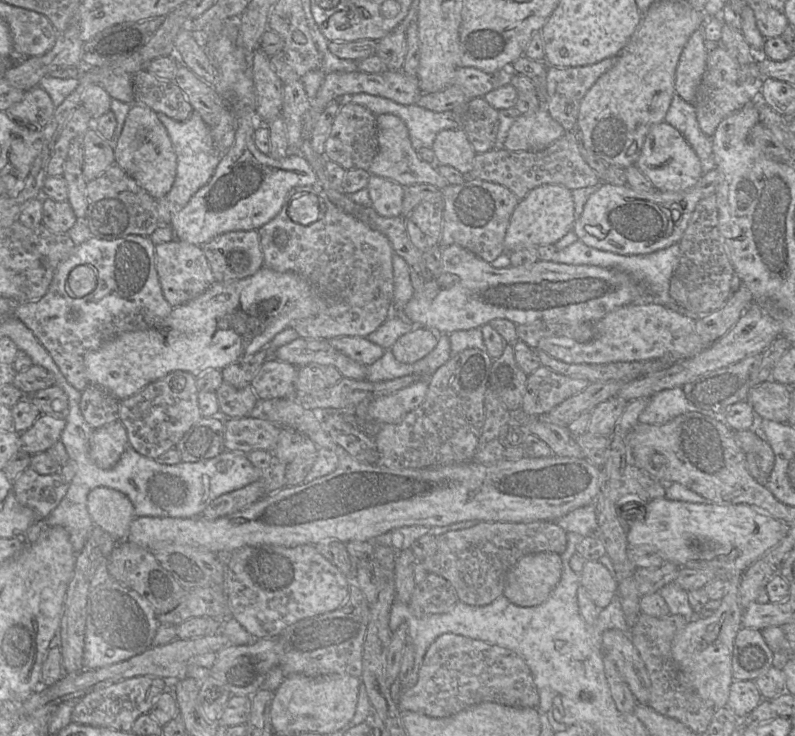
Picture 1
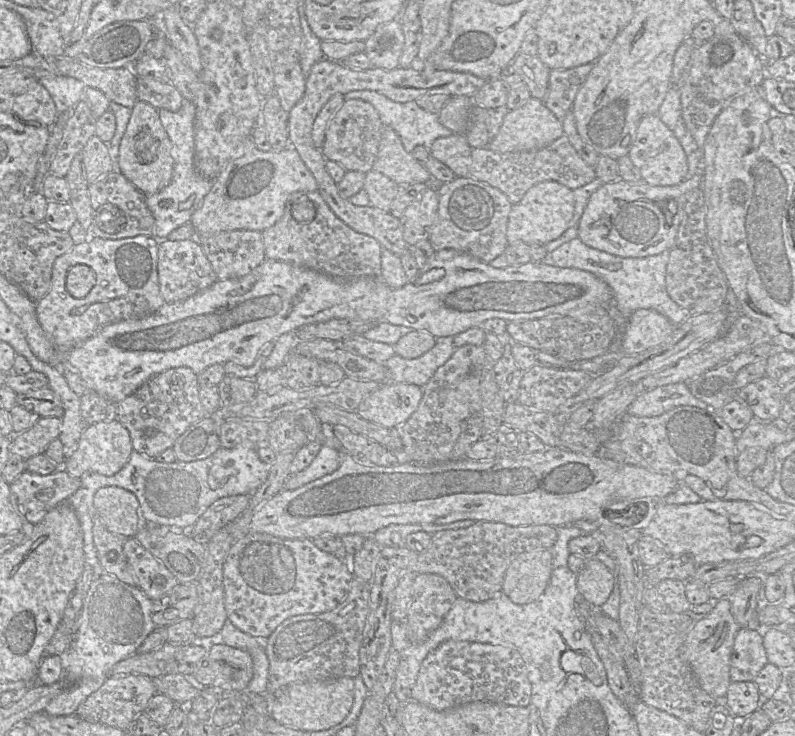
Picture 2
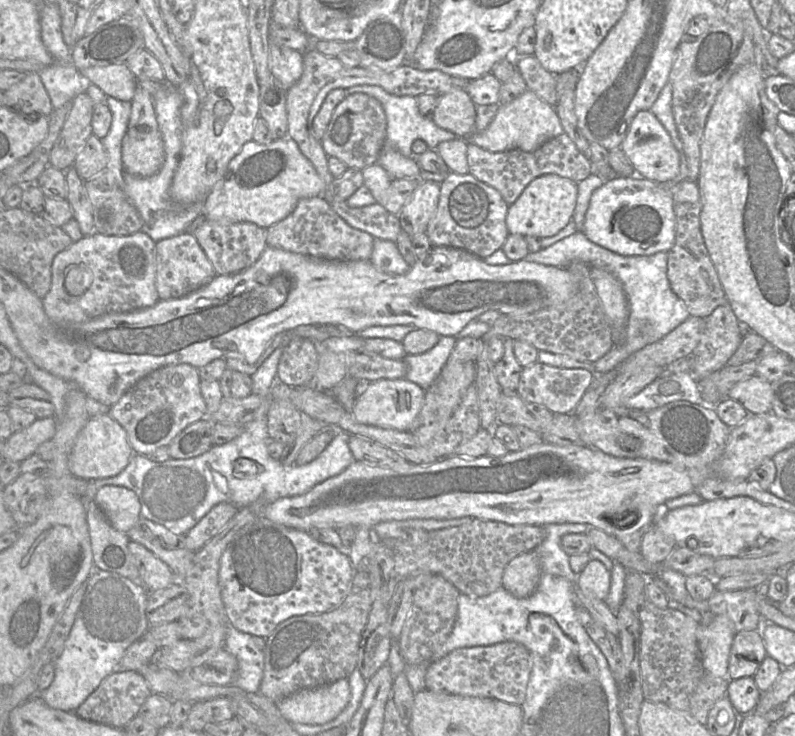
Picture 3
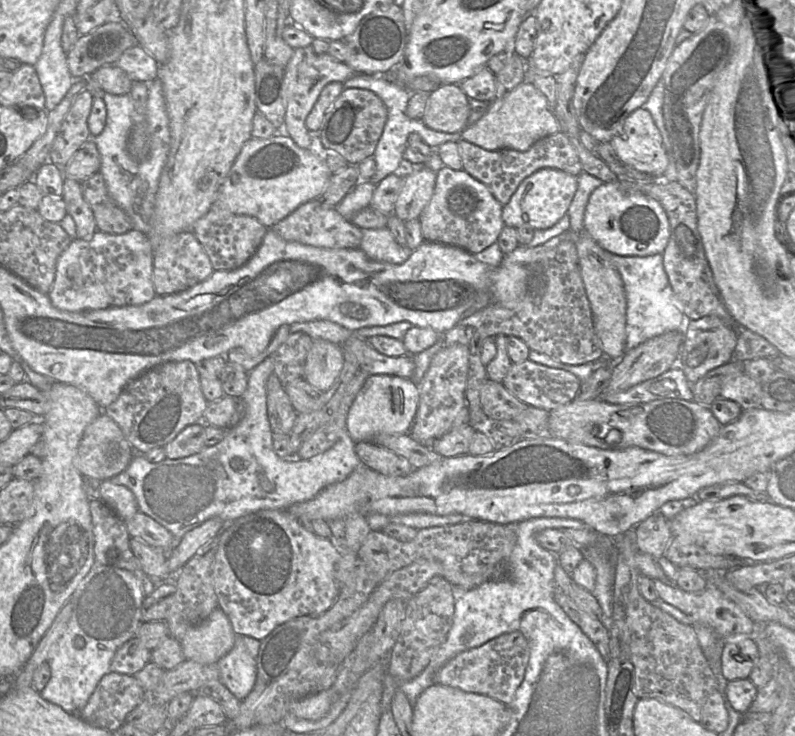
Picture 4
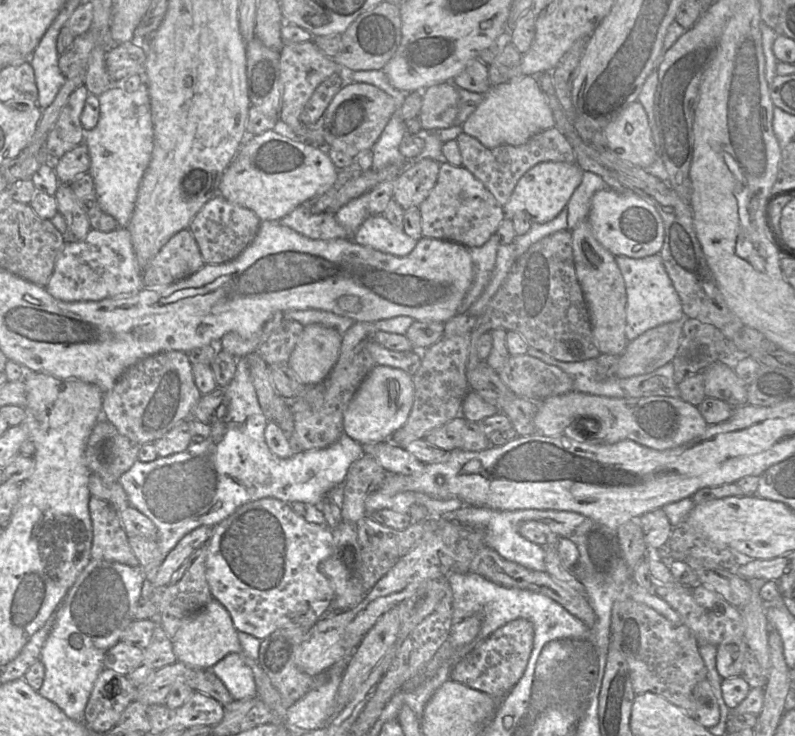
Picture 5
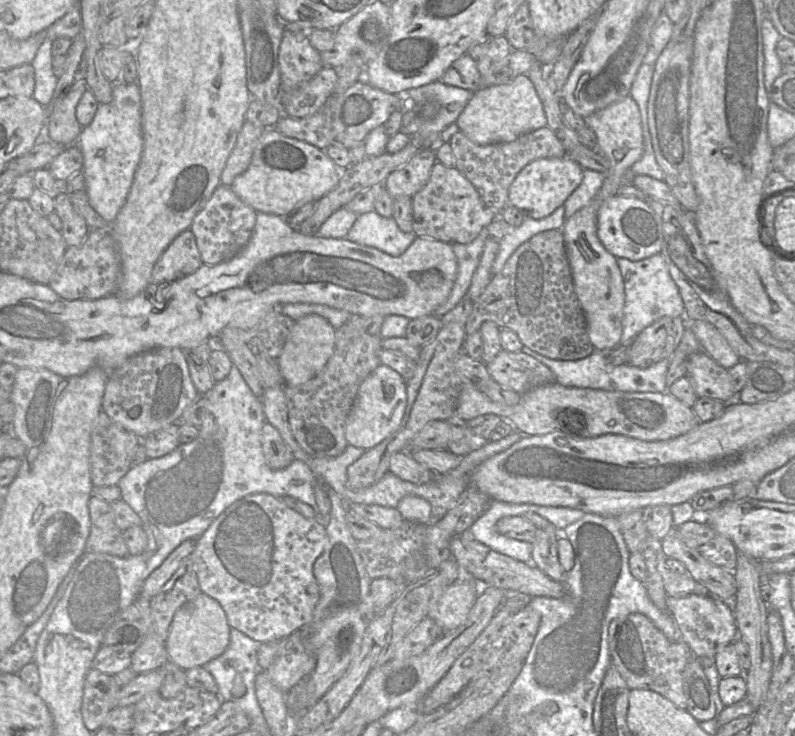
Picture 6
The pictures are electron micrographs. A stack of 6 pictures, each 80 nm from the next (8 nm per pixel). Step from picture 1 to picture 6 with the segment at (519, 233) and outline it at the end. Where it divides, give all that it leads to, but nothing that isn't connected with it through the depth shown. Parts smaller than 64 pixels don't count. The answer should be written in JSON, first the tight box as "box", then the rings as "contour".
{"box":[507,157,583,219],"contour":[[[569,157],[540,158],[527,164],[516,176],[508,190],[507,204],[518,208],[524,216],[542,219],[564,205],[583,180],[583,168]]]}

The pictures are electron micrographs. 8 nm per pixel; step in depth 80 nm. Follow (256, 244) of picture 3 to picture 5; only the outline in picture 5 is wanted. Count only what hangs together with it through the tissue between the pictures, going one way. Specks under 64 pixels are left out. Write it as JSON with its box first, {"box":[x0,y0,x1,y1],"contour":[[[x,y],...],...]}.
{"box":[189,194,260,265],"contour":[[[216,194],[193,218],[189,230],[198,244],[205,264],[216,265],[238,257],[255,238],[260,223],[260,219],[251,210]]]}

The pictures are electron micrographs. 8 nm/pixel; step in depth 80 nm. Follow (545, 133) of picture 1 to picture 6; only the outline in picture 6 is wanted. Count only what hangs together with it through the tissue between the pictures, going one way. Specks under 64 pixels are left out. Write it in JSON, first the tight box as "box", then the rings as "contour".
{"box":[456,74,547,145],"contour":[[[526,74],[511,82],[479,88],[459,115],[456,124],[460,131],[479,145],[505,143],[547,126],[547,118],[535,87]]]}

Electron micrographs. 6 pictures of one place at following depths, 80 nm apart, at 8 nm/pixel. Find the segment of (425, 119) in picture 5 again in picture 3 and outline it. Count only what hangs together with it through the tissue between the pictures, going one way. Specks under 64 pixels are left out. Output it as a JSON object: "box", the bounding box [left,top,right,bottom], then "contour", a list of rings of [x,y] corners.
{"box":[431,89,476,138],"contour":[[[455,89],[439,96],[431,118],[438,127],[468,138],[475,130],[476,105],[465,89]]]}

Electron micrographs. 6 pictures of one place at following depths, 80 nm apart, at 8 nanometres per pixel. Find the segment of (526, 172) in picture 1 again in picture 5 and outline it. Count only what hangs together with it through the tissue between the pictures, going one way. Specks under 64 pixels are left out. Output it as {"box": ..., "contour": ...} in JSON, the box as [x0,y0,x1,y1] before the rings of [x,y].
{"box":[456,127,575,206],"contour":[[[554,127],[532,136],[520,146],[500,146],[483,149],[471,136],[461,133],[456,138],[462,167],[488,190],[500,206],[511,196],[518,180],[533,166],[541,162],[575,163],[575,154],[566,138]]]}

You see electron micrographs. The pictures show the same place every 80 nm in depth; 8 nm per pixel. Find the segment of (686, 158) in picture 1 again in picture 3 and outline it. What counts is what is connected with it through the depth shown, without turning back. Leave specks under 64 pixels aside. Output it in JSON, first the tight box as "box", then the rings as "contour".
{"box":[620,110,679,183],"contour":[[[641,110],[634,116],[620,149],[627,156],[636,173],[644,179],[656,183],[673,183],[679,173],[679,152],[666,129],[649,110]]]}

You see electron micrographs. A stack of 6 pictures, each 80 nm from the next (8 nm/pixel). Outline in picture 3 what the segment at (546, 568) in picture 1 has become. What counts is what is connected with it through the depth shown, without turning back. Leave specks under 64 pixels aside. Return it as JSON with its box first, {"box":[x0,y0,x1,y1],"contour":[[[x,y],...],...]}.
{"box":[501,550,540,598],"contour":[[[534,550],[521,553],[505,567],[501,586],[517,598],[526,598],[540,580],[539,558]]]}

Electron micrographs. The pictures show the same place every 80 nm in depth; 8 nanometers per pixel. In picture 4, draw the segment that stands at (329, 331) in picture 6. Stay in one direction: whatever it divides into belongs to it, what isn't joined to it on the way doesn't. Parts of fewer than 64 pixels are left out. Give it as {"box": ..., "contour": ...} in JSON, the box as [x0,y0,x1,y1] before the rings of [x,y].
{"box":[303,339,344,391],"contour":[[[314,339],[308,353],[303,378],[314,388],[327,391],[337,380],[344,365],[340,345]]]}

